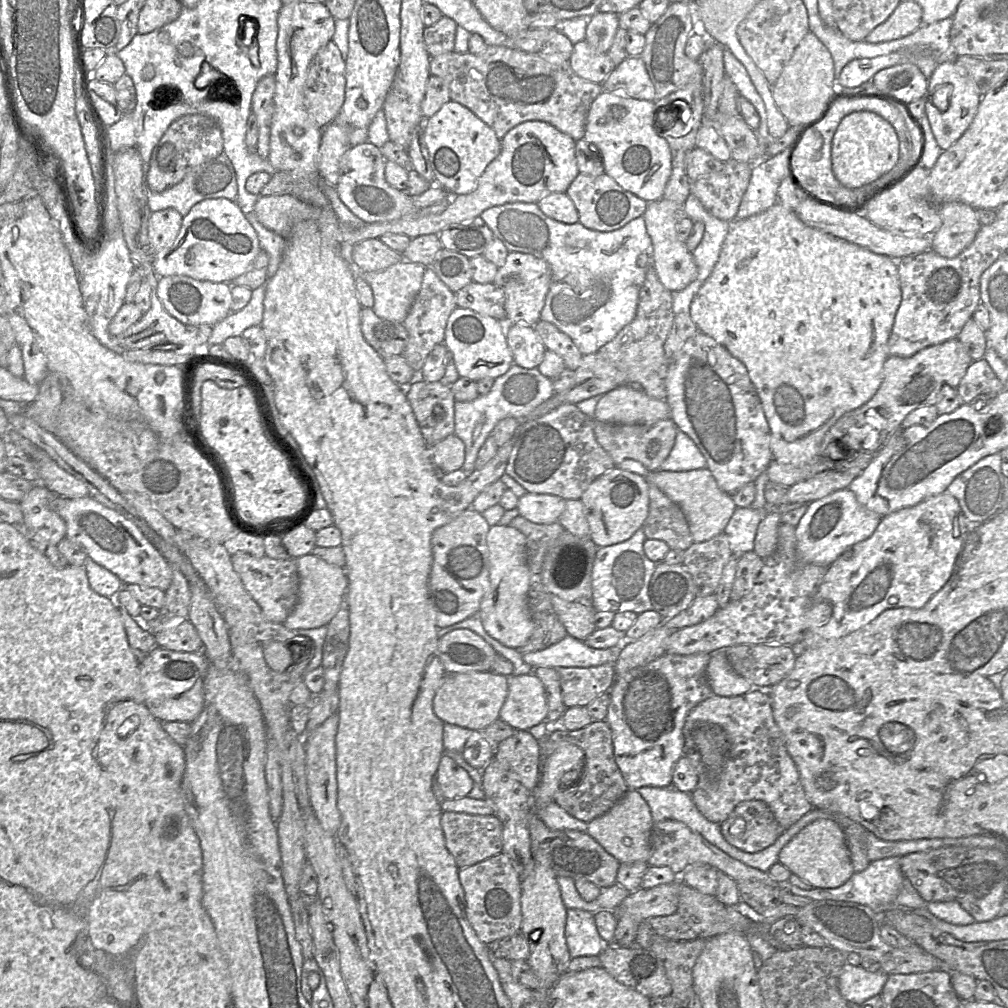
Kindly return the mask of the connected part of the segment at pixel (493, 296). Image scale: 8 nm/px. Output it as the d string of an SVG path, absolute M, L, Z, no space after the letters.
M474 281L455 293L456 305L482 315L505 321L505 309L500 290L493 283Z

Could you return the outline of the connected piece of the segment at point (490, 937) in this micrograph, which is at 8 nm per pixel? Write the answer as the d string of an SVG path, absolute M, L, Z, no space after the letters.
M503 853L459 869L458 877L466 901L468 921L481 942L491 942L520 933L521 877Z

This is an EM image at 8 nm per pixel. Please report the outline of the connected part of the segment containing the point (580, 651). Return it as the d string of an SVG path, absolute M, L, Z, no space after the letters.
M569 635L564 637L558 643L538 652L529 652L523 654L523 660L526 664L531 666L532 673L539 667L544 668L567 668L567 667L577 667L577 668L589 668L596 667L607 663L615 664L617 657L620 654L618 645L608 649L594 649L587 646L584 642L579 641Z

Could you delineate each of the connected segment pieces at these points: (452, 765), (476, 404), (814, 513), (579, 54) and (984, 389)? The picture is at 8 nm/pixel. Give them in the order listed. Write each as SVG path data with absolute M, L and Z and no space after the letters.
M446 755L439 760L434 781L447 800L467 797L474 785L468 772Z
M513 363L505 374L494 380L489 393L480 395L471 402L455 401L454 434L465 445L465 461L461 470L467 474L475 470L479 450L501 420L509 417L526 420L540 404L553 395L551 380L542 375L538 368L526 369Z
M849 489L837 490L807 504L807 510L795 527L797 556L800 562L829 567L854 544L870 537L882 517L862 506Z
M586 40L573 45L569 64L581 78L601 84L616 67L608 53L596 51Z
M982 358L971 363L956 389L962 404L975 404L977 397L993 397L999 394L999 385L1003 383Z

